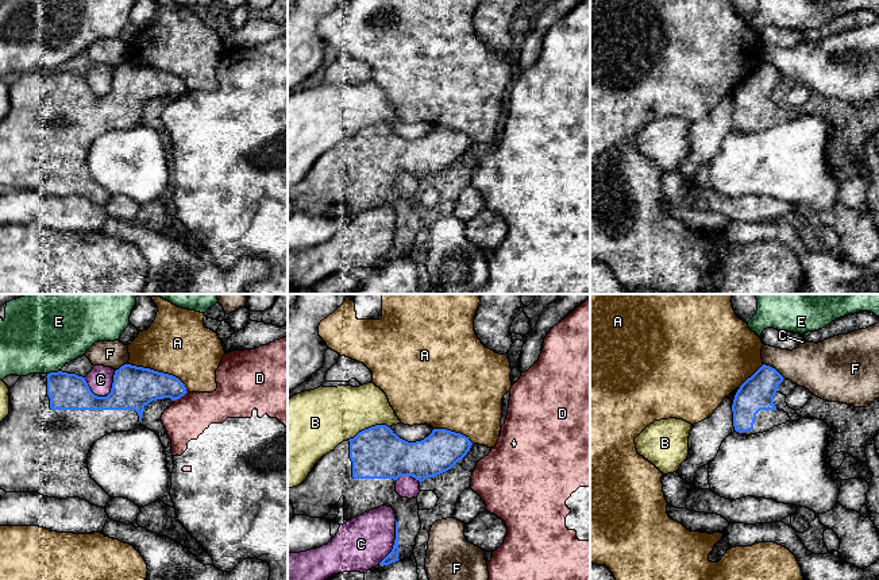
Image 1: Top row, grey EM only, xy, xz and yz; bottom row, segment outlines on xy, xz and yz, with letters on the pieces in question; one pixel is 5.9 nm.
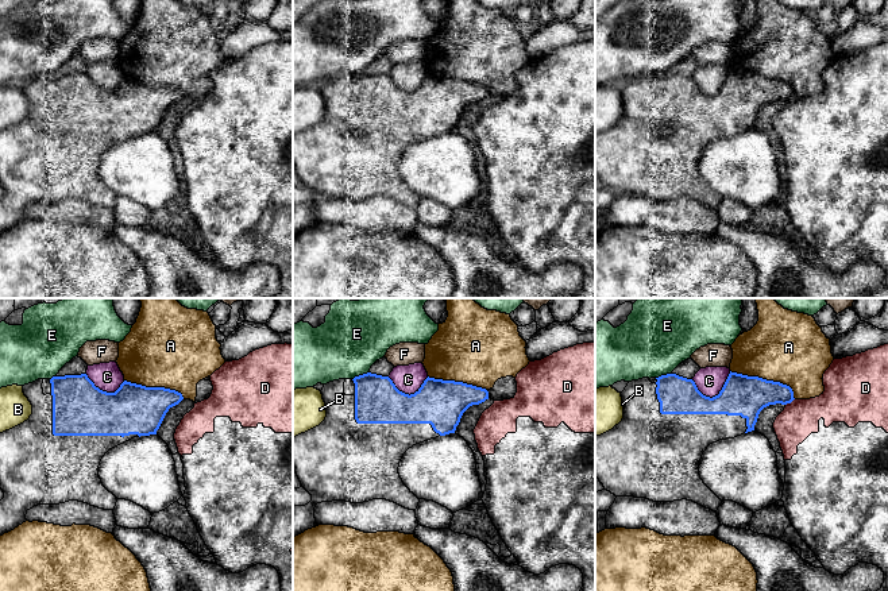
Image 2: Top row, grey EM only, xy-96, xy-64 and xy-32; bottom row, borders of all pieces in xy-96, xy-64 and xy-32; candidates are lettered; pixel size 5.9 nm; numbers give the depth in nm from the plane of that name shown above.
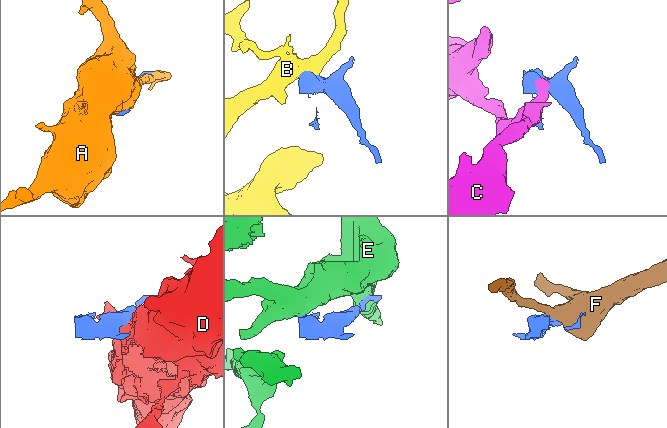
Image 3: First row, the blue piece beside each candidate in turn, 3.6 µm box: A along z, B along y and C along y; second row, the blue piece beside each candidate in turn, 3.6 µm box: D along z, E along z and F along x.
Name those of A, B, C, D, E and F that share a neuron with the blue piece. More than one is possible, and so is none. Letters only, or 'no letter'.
no letter

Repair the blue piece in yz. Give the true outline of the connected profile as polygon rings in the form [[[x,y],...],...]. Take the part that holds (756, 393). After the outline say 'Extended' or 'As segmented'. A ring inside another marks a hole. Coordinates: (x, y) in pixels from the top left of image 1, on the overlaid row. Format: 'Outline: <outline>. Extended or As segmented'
Outline: [[[763,364],[740,386],[732,405],[736,432],[751,436],[767,432],[790,419],[801,419],[798,414],[790,418],[774,403],[774,397],[783,379],[775,368]]]. Extended

